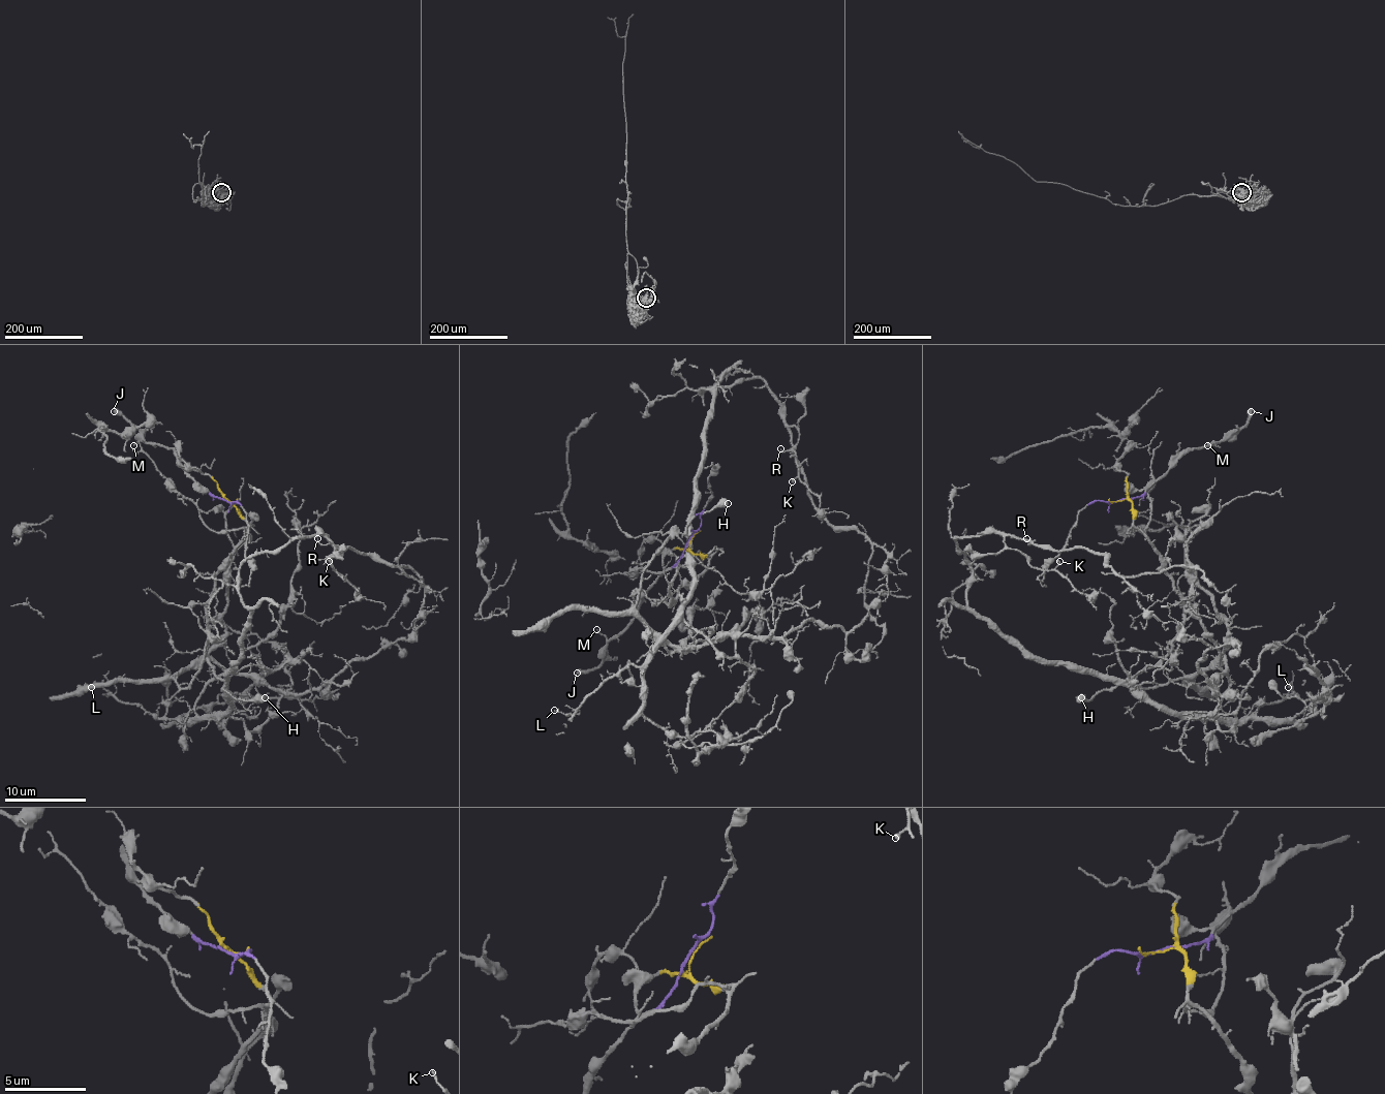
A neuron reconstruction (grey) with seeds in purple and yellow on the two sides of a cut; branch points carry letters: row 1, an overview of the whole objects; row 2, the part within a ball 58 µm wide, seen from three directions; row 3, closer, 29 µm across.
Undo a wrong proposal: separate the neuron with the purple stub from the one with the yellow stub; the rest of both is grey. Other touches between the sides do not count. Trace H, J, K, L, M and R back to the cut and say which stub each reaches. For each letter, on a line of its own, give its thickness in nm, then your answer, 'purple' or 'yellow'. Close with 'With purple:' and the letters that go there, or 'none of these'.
H: calibre 650 nm; yellow
J: calibre 500 nm; purple
K: calibre 110 nm; yellow
L: calibre 130 nm; yellow
M: calibre 100 nm; purple
R: calibre 80 nm; yellow
With purple: J, M

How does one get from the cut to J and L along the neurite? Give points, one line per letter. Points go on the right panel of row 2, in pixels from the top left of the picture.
J: (1116, 502), (1139, 498), (1186, 452), (1217, 445), (1236, 433), (1247, 423), (1251, 410)
L: (1116, 502), (1131, 504), (1183, 605), (1171, 650), (1133, 684), (1179, 713), (1242, 721), (1282, 702), (1287, 686)

